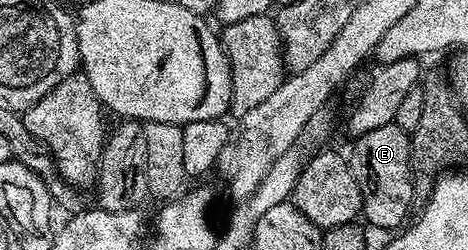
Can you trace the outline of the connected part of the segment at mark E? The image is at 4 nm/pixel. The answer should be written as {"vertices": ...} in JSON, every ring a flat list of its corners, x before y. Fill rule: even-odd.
{"vertices":[[390,124,375,128,375,132,367,132,352,143,353,154,348,155,348,160,353,168,355,184,359,184,361,212,368,225,387,228,393,232,410,217,409,205,414,205,415,202,413,166,409,162,410,141,410,135,406,131]]}

